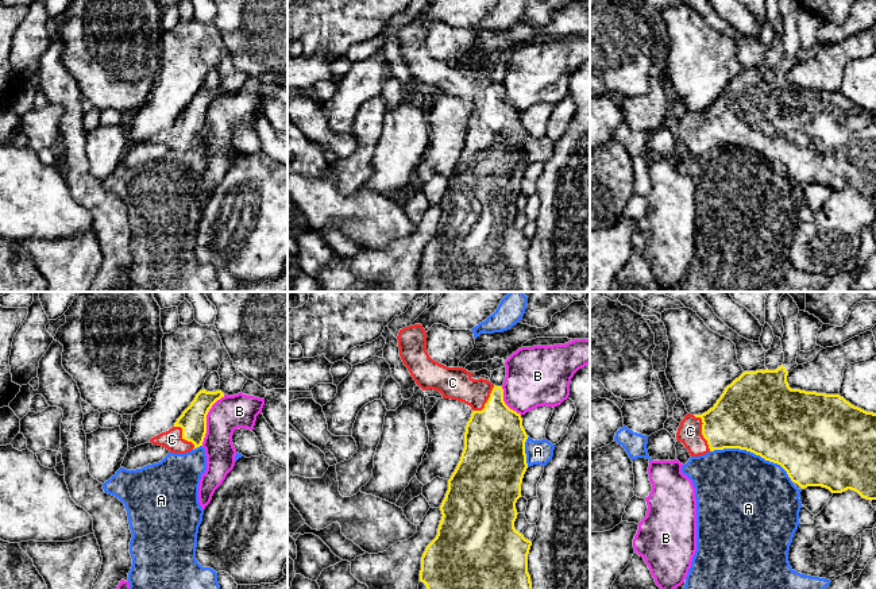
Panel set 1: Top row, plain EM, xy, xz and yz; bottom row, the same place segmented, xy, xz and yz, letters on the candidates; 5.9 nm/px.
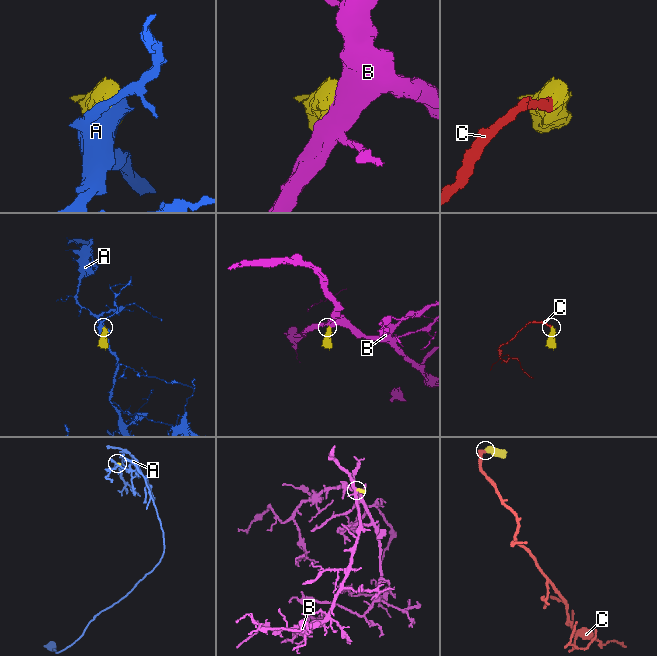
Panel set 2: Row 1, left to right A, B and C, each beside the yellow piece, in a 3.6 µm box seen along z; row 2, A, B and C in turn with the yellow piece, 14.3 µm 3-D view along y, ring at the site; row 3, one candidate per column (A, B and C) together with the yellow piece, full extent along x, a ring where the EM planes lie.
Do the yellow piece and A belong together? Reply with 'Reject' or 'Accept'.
Reject

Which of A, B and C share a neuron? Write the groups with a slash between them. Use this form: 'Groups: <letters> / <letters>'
Groups: A / B / C

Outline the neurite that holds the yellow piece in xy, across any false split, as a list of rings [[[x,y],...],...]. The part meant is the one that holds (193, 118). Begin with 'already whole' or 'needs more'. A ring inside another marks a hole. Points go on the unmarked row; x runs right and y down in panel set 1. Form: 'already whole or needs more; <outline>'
needs more; [[[200,88],[190,103],[174,120],[174,124],[150,136],[174,151],[186,151],[202,143],[207,131],[207,112],[212,103],[224,95],[221,88]]]

